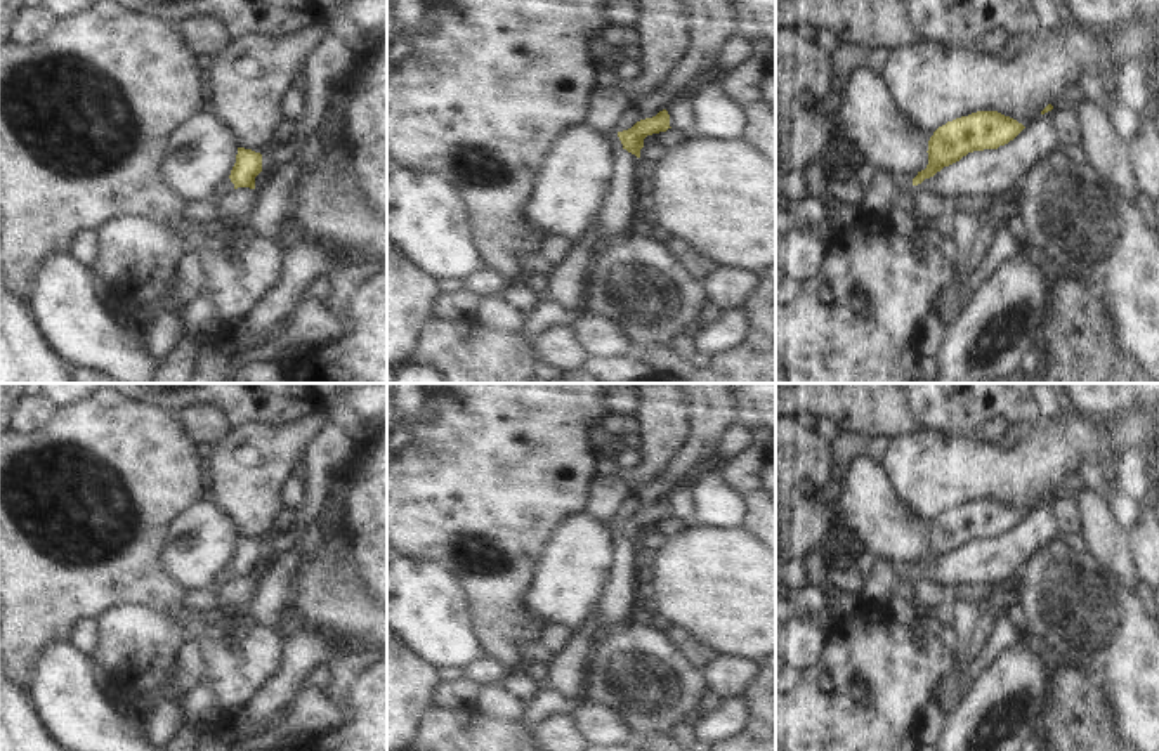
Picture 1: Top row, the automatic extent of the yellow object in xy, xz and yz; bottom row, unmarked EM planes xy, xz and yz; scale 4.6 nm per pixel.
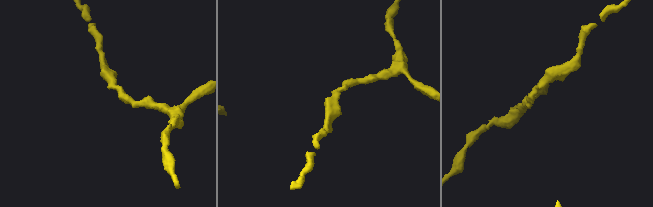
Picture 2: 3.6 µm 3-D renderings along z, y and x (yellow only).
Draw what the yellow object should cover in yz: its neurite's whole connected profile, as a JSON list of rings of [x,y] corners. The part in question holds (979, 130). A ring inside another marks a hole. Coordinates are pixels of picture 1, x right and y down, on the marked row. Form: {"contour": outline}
{"contour": [[[977,111],[939,127],[928,140],[928,165],[913,186],[933,177],[944,167],[973,151],[998,149],[1013,140],[1025,127],[998,111]]]}

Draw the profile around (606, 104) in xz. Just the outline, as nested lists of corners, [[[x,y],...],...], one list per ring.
[[[595,87],[588,99],[583,121],[606,137],[612,151],[612,177],[609,189],[592,217],[590,227],[595,231],[597,250],[623,239],[623,232],[632,227],[638,206],[635,184],[640,158],[628,153],[616,132],[616,121],[630,104],[628,95],[616,87]]]

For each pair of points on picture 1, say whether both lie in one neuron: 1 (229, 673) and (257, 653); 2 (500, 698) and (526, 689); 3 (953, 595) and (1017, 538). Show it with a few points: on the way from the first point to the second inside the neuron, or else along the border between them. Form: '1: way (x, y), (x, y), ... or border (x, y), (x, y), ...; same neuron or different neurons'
1: way (236, 666), (250, 658); same neuron
2: way (507, 698), (519, 689); same neuron
3: border (920, 578), (956, 583), (960, 587); different neurons

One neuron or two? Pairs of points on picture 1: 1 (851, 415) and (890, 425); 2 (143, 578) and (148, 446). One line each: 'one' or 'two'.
1: one
2: one

